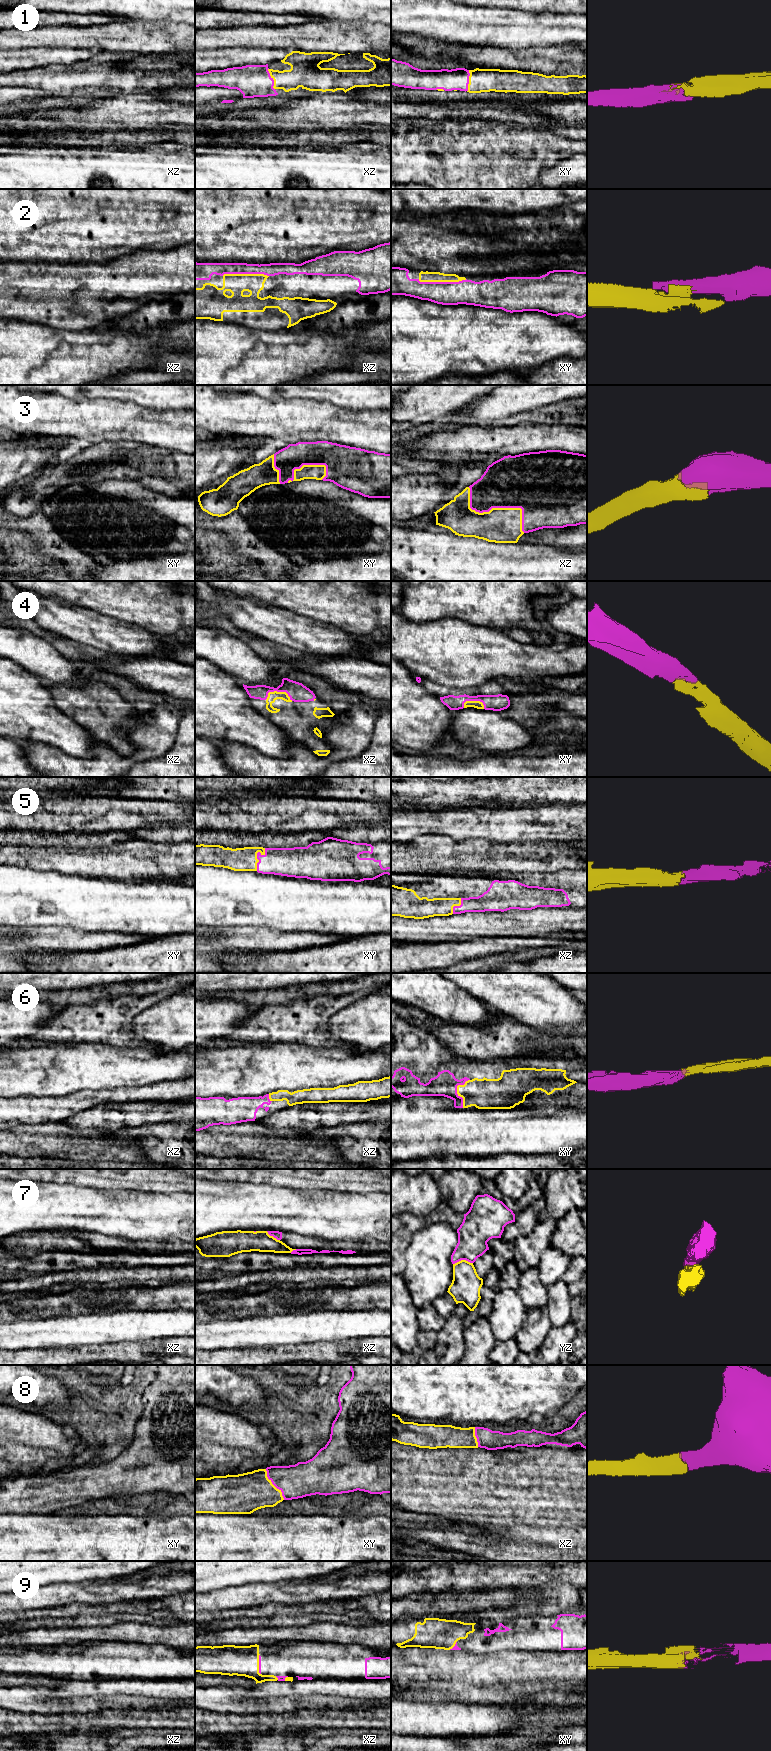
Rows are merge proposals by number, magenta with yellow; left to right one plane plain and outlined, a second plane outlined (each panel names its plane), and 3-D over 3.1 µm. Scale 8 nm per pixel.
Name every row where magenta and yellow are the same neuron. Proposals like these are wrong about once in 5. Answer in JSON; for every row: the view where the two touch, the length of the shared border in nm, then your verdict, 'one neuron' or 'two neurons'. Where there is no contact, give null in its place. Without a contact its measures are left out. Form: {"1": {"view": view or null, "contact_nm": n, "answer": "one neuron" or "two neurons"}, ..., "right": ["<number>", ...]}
{"1": {"view": "xz", "contact_nm": 180, "answer": "one neuron"}, "2": {"view": "xy", "contact_nm": 400, "answer": "one neuron"}, "3": {"view": "xz", "contact_nm": 600, "answer": "one neuron"}, "4": {"view": "xz", "contact_nm": 220, "answer": "one neuron"}, "5": {"view": "xy", "contact_nm": 200, "answer": "one neuron"}, "6": {"view": "xy", "contact_nm": 240, "answer": "one neuron"}, "7": {"view": "yz", "contact_nm": 160, "answer": "two neurons"}, "8": {"view": "xy", "contact_nm": 300, "answer": "one neuron"}, "9": {"view": "xz", "contact_nm": 170, "answer": "one neuron"}, "right": ["1", "2", "3", "4", "5", "6", "8", "9"]}

